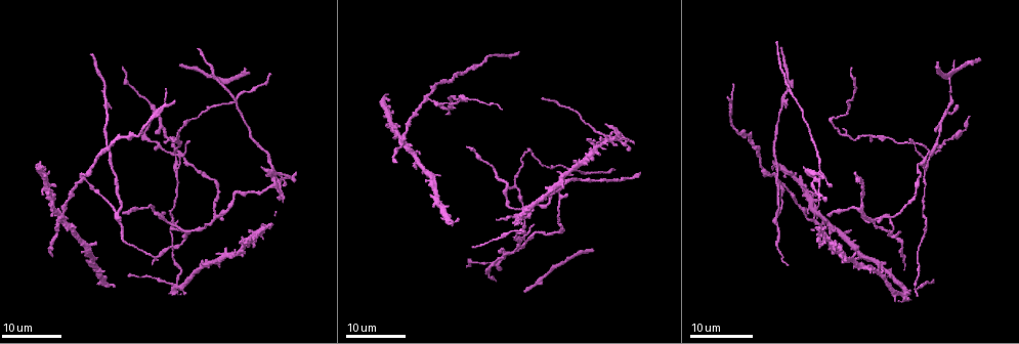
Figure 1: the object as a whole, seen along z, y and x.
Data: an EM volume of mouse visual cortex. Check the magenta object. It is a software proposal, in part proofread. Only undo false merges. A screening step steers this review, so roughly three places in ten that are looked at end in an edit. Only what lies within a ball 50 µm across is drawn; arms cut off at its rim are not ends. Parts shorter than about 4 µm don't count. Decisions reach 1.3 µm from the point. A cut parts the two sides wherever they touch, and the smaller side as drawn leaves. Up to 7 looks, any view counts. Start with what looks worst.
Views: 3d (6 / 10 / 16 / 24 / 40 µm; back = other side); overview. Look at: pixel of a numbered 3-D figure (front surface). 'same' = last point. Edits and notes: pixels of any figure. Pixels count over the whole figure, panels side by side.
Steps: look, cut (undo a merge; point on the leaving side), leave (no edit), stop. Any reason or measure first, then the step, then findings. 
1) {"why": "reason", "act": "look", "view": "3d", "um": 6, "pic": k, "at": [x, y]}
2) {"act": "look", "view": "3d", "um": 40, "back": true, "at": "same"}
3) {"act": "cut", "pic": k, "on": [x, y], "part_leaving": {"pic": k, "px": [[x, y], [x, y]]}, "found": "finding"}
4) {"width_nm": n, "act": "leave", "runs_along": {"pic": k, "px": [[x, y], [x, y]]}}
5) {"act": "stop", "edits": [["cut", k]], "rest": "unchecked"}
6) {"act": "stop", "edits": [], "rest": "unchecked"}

{"act": "look", "view": "3d", "um": 24, "pic": 1, "at": [187, 232]}

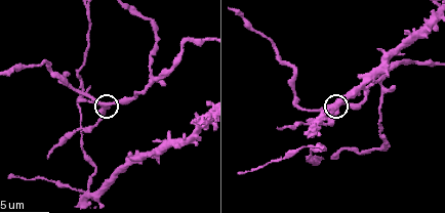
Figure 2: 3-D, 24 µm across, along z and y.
{"why": "closer look", "act": "look", "view": "3d", "um": 10, "pic": 2, "at": [103, 107]}

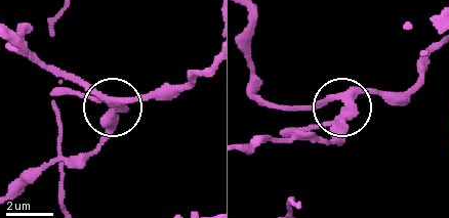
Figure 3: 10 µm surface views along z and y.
{"arms": 4, "act": "leave", "runs_along": {"pic": 3, "px": [[437, 50], [407, 89], [355, 96], [340, 132], [327, 141]]}, "found": "continuous, no second cell"}

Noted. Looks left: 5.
{"why": "four or more arms meet", "act": "look", "view": "3d", "um": 24, "pic": 1, "at": [516, 248]}

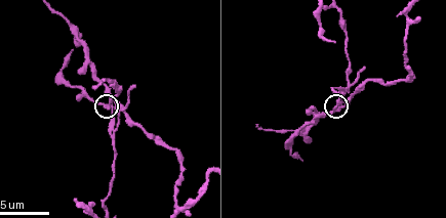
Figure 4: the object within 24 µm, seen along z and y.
{"act": "look", "view": "3d", "um": 6, "pic": 4, "at": [108, 106]}

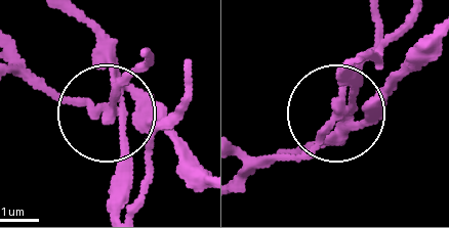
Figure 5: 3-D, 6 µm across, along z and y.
{"width_nm": 240, "act": "cut", "pic": 5, "on": [127, 79], "found": "a second cell is stuck on"}

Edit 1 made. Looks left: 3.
{"why": "four arms meet", "act": "look", "view": "3d", "um": 24, "pic": 1, "at": [427, 97]}

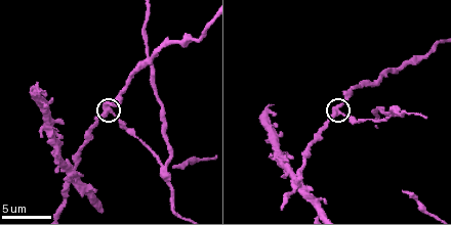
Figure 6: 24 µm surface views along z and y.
{"act": "look", "view": "3d", "um": 10, "pic": 6, "at": [110, 108]}

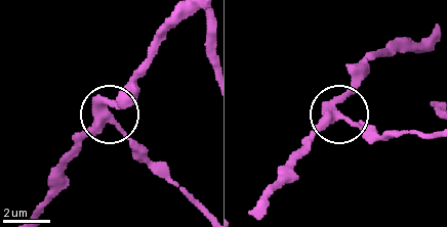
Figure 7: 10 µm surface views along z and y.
{"width_nm": 340, "act": "leave", "runs_along": {"pic": 7, "px": [[258, 210], [288, 163], [339, 118], [374, 131]]}, "found": "all the same cell"}

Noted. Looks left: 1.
{"act": "stop", "edits": [["cut", 5]], "rest": "unchecked"}

